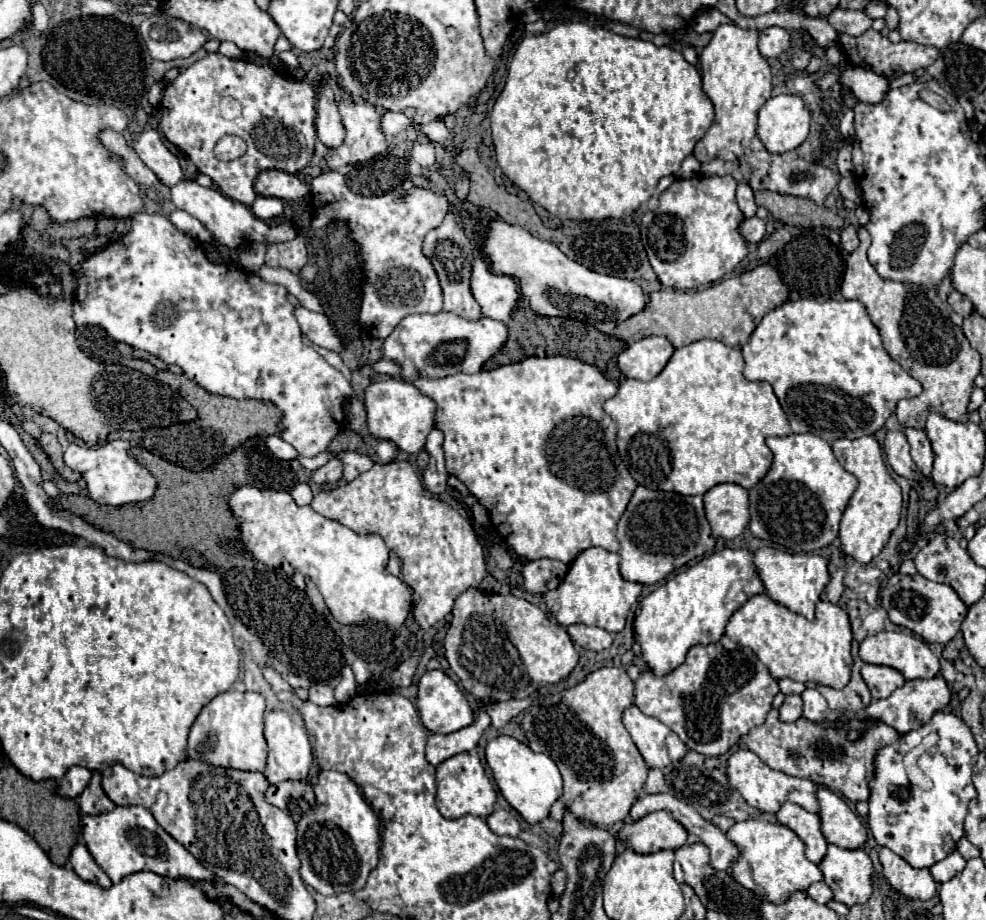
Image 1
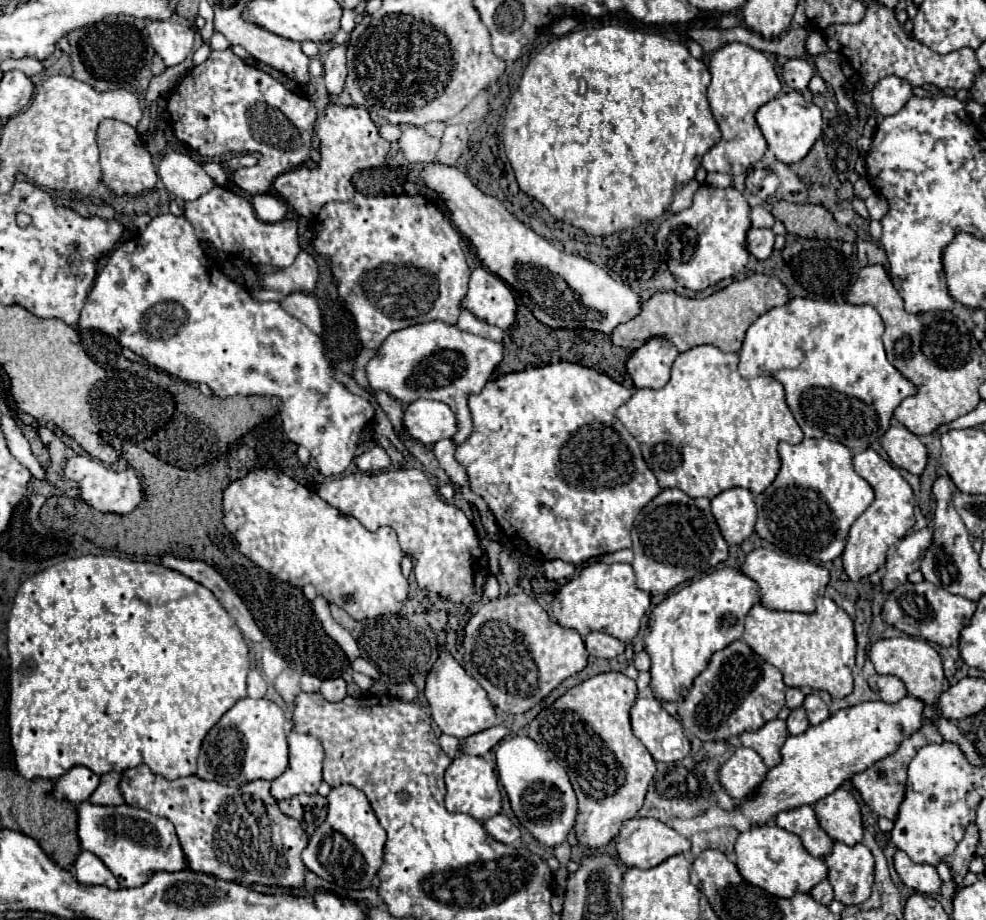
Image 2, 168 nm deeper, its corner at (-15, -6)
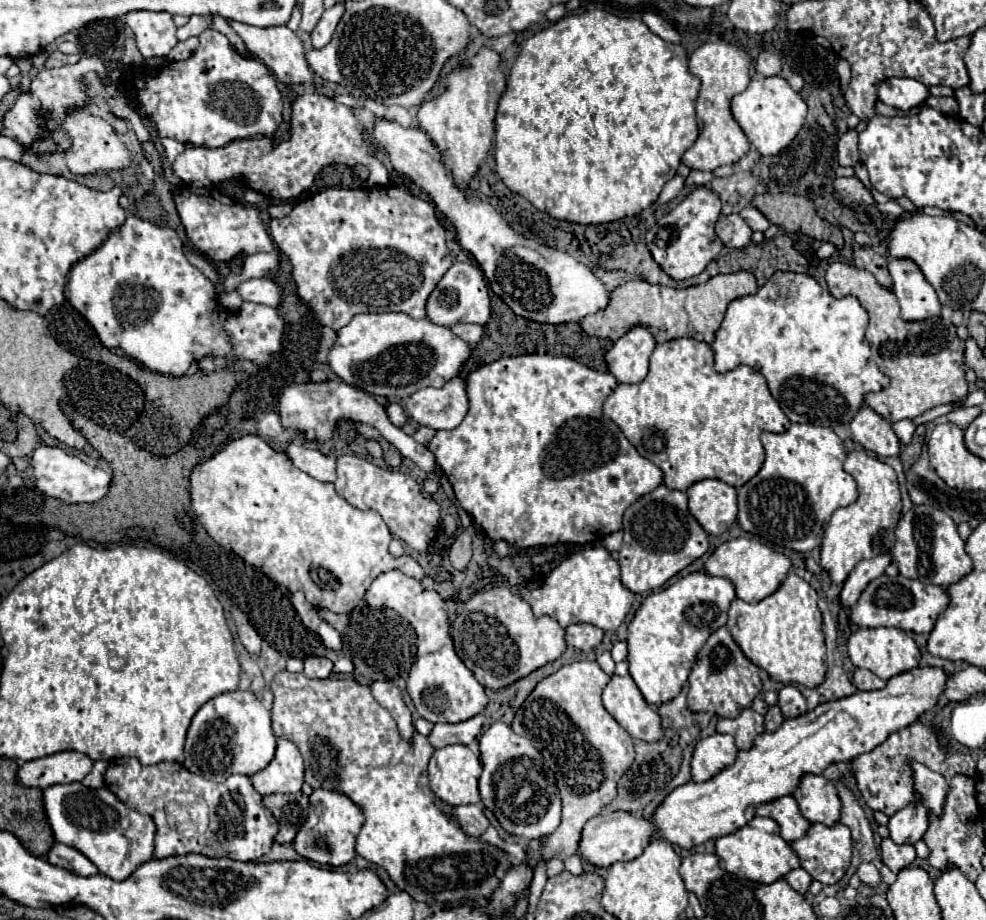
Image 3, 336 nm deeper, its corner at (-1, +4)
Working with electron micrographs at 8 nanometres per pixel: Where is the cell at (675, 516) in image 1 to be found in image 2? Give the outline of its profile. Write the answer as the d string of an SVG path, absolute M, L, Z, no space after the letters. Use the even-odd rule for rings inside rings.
M665 488L635 518L633 530L633 570L635 586L651 596L667 594L675 586L691 580L727 560L727 542L711 514L707 498L689 498L677 488Z

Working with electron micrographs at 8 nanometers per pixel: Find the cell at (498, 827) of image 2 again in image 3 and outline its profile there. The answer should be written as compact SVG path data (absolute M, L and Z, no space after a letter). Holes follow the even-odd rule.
M469 804L469 806L457 806L455 808L455 818L459 822L459 826L469 834L479 838L487 828L489 828L489 820L485 816L485 808L483 804Z

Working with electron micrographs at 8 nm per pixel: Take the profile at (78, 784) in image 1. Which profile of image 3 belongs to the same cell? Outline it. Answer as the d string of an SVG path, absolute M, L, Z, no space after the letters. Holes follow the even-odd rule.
M69 750L19 764L17 778L25 786L35 786L43 790L55 784L81 782L91 770L91 766L93 762L85 754Z

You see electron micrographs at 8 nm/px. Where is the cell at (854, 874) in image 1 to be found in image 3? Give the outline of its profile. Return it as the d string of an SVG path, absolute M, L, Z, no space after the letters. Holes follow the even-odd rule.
M841 822L835 826L825 826L825 824L811 824L811 828L807 830L807 834L801 840L791 842L791 848L797 852L799 860L801 860L801 868L805 868L813 880L819 880L823 886L827 884L837 884L849 864L851 864L851 852L853 852L853 842L851 842L851 832L847 826L843 826Z

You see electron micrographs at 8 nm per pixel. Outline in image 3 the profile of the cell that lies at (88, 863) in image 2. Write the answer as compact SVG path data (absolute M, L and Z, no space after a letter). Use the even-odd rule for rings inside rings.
M53 844L53 848L47 854L47 860L53 866L65 868L65 870L77 874L77 876L93 876L93 874L99 874L97 866L87 856L83 856L79 850L71 848L67 844Z

